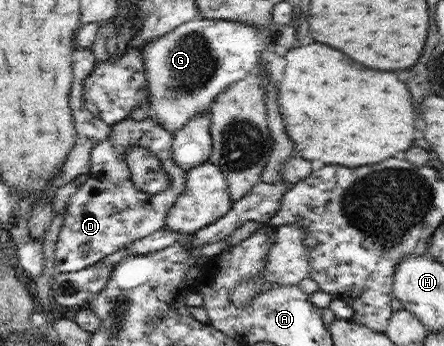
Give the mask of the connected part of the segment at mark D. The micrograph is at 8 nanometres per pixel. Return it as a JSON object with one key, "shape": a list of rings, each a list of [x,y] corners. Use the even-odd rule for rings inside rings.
{"shape":[[[128,117],[111,126],[110,138],[91,150],[91,168],[86,182],[70,197],[66,207],[55,250],[57,272],[78,272],[165,226],[168,210],[186,188],[187,178],[187,170],[176,166],[172,159],[172,146],[173,133],[149,117],[142,121]],[[132,145],[146,147],[160,157],[172,179],[164,192],[148,194],[134,188],[126,160],[126,149]]]}

